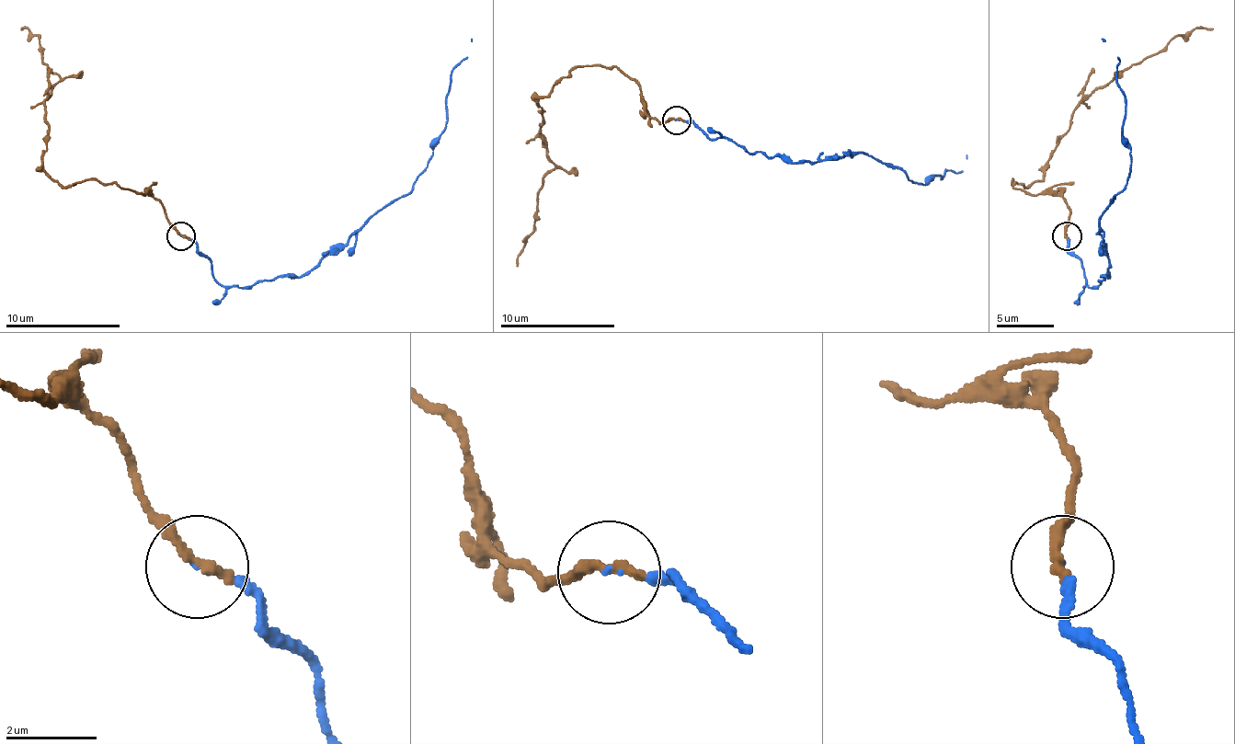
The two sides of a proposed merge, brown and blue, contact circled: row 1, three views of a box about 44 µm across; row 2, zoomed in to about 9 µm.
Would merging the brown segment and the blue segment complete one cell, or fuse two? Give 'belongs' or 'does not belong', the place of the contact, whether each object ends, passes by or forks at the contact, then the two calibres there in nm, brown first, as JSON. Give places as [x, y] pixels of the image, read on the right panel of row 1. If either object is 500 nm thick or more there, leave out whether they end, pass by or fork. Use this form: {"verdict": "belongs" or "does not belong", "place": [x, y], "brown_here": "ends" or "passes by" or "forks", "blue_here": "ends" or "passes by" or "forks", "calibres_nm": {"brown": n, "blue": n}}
{"verdict": "belongs", "place": [1067, 236], "brown_here": "ends", "blue_here": "ends", "calibres_nm": {"brown": 240, "blue": 40}}

